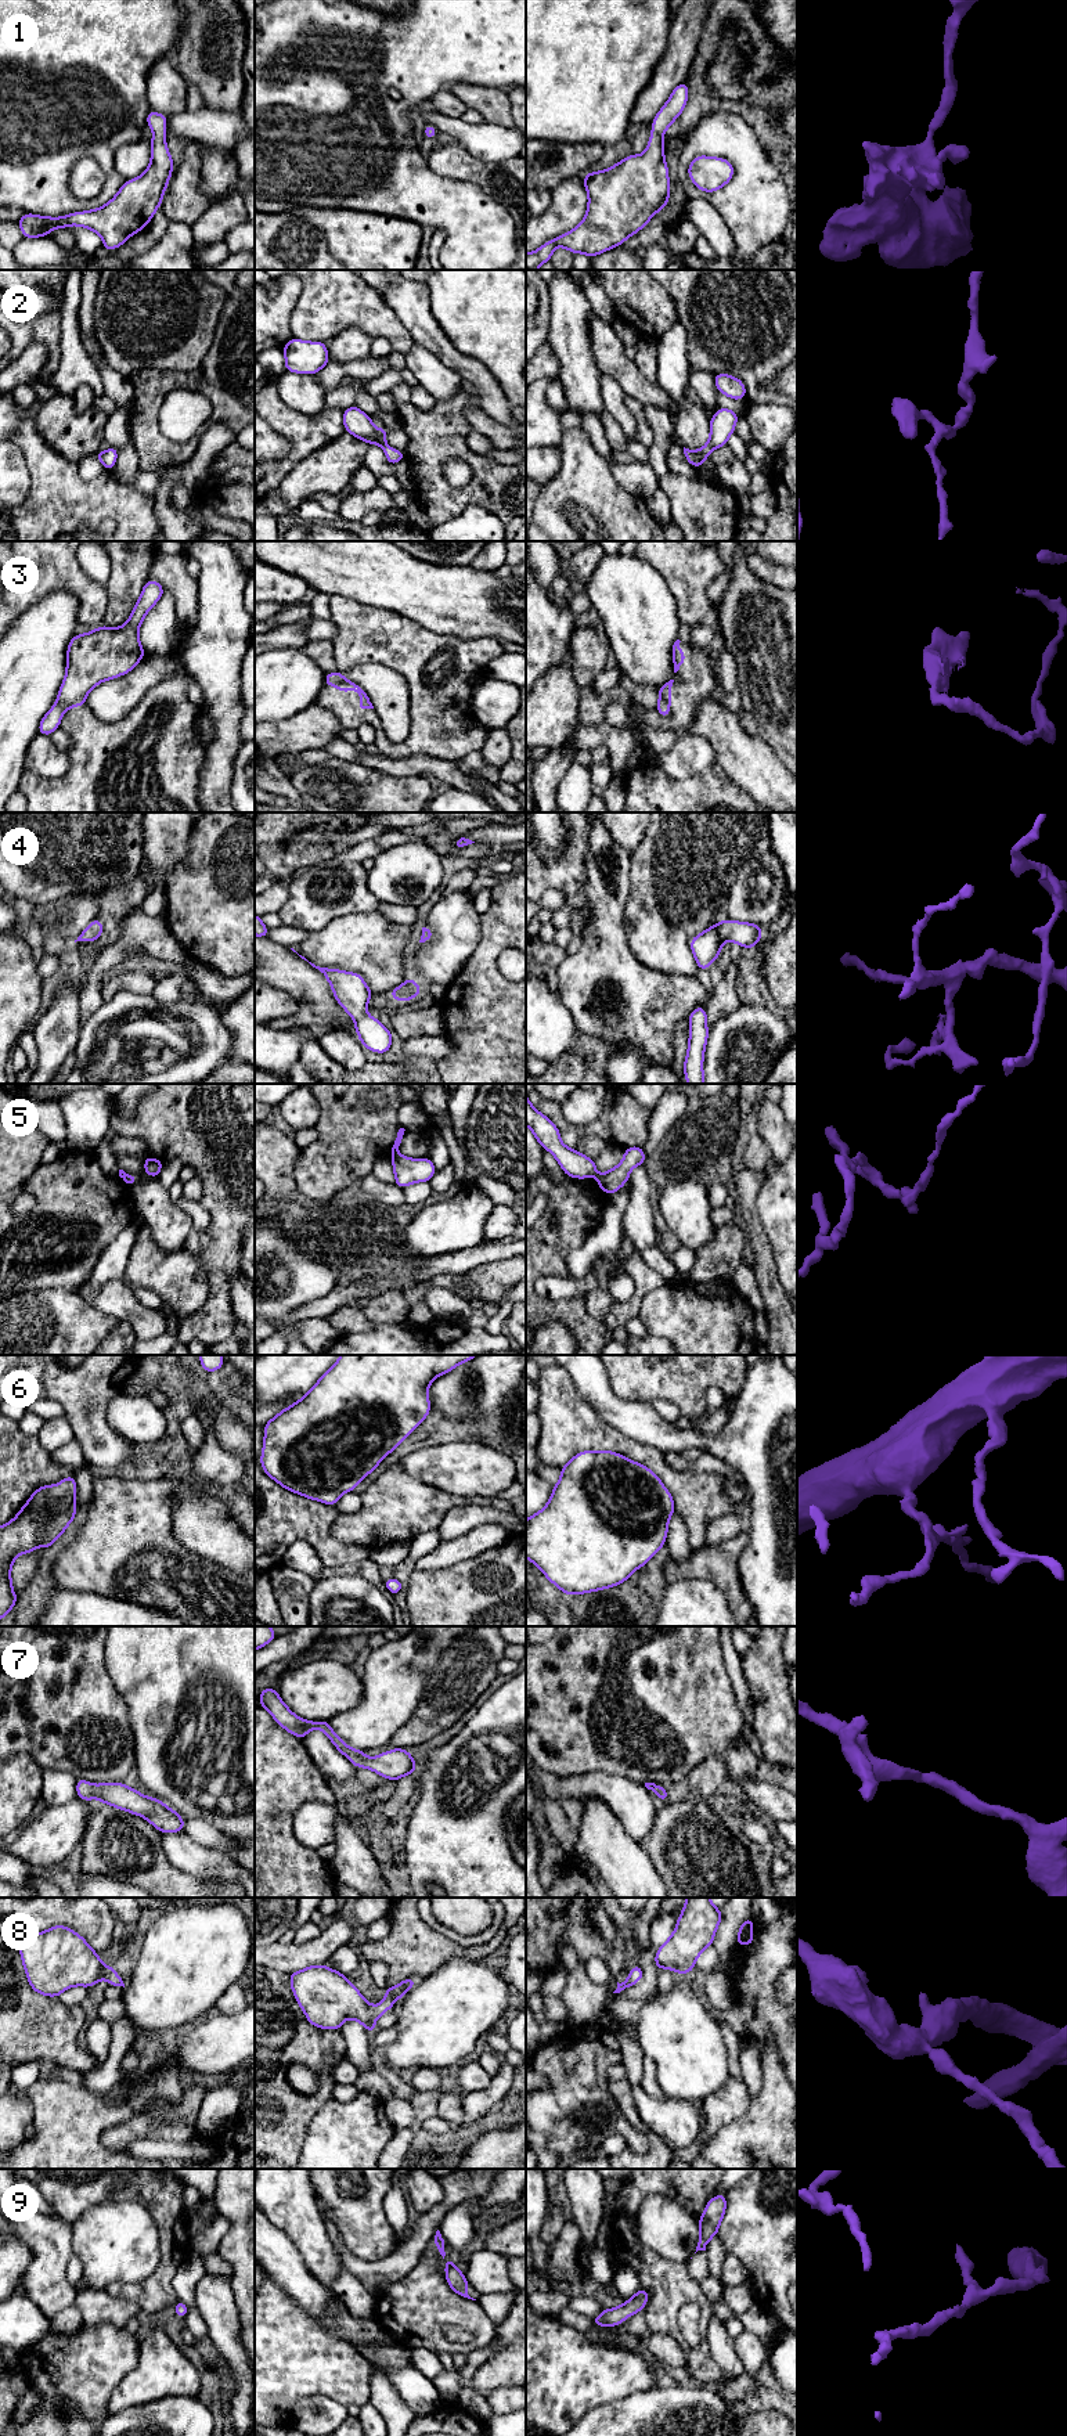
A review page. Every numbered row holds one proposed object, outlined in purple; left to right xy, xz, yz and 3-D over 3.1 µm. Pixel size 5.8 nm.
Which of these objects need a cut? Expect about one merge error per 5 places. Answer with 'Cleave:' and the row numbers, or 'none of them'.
Cleave: 3, 5

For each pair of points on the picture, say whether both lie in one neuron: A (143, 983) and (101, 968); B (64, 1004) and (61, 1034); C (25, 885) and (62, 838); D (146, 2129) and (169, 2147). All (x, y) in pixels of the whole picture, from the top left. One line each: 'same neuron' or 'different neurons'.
A: different neurons
B: same neuron
C: same neuron
D: different neurons

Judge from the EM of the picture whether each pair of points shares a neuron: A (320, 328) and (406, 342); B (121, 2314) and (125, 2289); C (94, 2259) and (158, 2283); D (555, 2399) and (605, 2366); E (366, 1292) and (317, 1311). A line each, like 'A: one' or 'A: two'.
A: one
B: two
C: two
D: one
E: one

